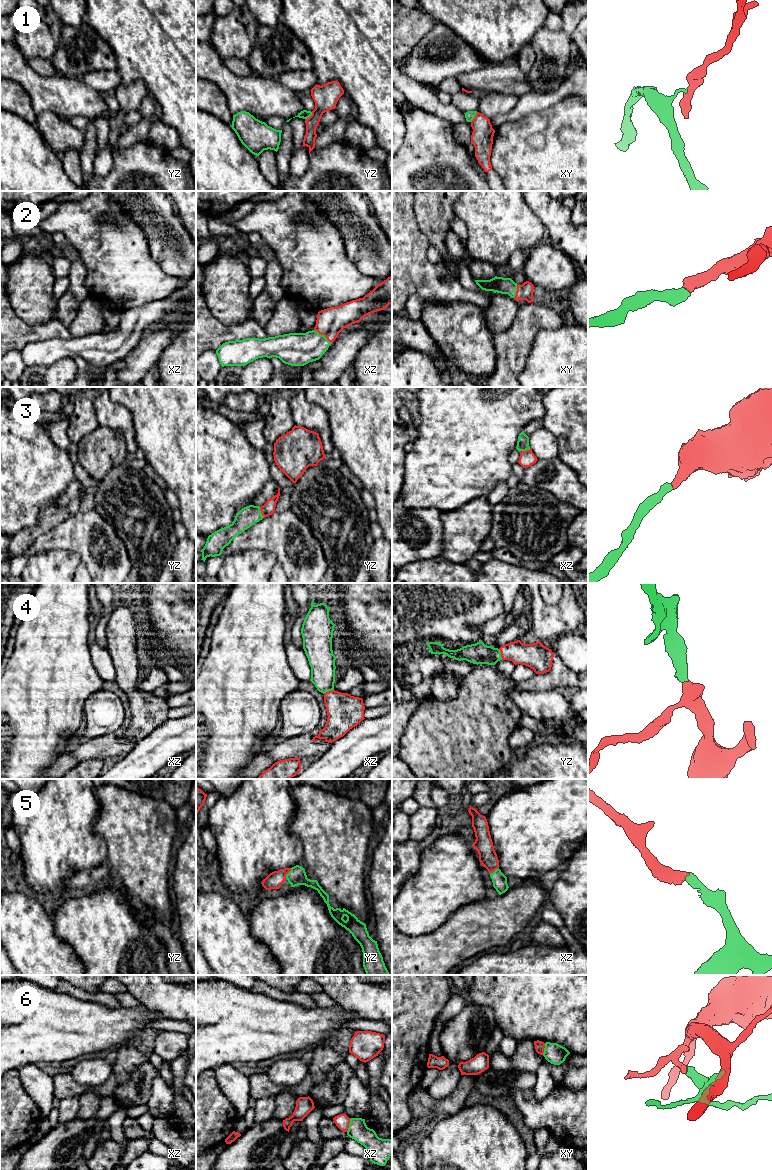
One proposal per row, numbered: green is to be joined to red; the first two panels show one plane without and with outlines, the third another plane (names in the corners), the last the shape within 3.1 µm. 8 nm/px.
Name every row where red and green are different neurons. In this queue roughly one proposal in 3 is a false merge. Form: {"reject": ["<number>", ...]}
{"reject": ["1", "6"]}

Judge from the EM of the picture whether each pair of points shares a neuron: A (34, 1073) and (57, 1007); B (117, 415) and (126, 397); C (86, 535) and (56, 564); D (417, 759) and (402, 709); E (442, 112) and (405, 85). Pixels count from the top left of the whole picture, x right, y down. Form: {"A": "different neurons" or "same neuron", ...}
{"A": "different neurons", "B": "different neurons", "C": "different neurons", "D": "different neurons", "E": "same neuron"}

